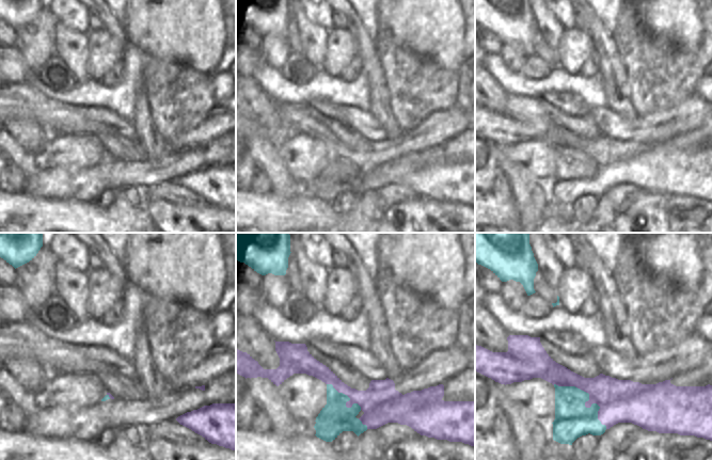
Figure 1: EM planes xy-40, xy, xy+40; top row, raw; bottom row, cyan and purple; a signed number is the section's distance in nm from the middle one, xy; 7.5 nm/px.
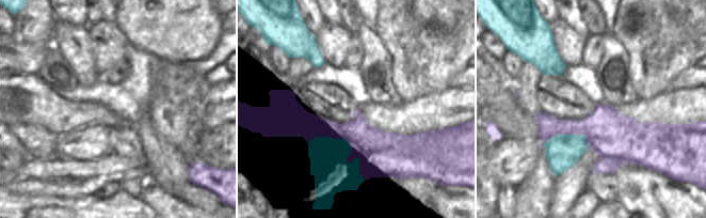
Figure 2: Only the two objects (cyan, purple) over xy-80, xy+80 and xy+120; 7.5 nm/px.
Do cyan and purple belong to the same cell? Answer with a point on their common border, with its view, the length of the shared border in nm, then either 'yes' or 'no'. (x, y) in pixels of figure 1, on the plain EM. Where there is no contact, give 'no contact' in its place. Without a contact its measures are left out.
contact xy+40 (587, 161); length 550 nm; no

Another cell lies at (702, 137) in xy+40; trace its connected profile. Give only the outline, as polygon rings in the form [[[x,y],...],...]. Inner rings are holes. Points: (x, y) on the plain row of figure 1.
[[[712,113],[707,116],[705,123],[697,130],[675,137],[670,144],[676,147],[712,146]]]

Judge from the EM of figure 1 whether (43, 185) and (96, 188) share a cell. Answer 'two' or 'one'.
one

